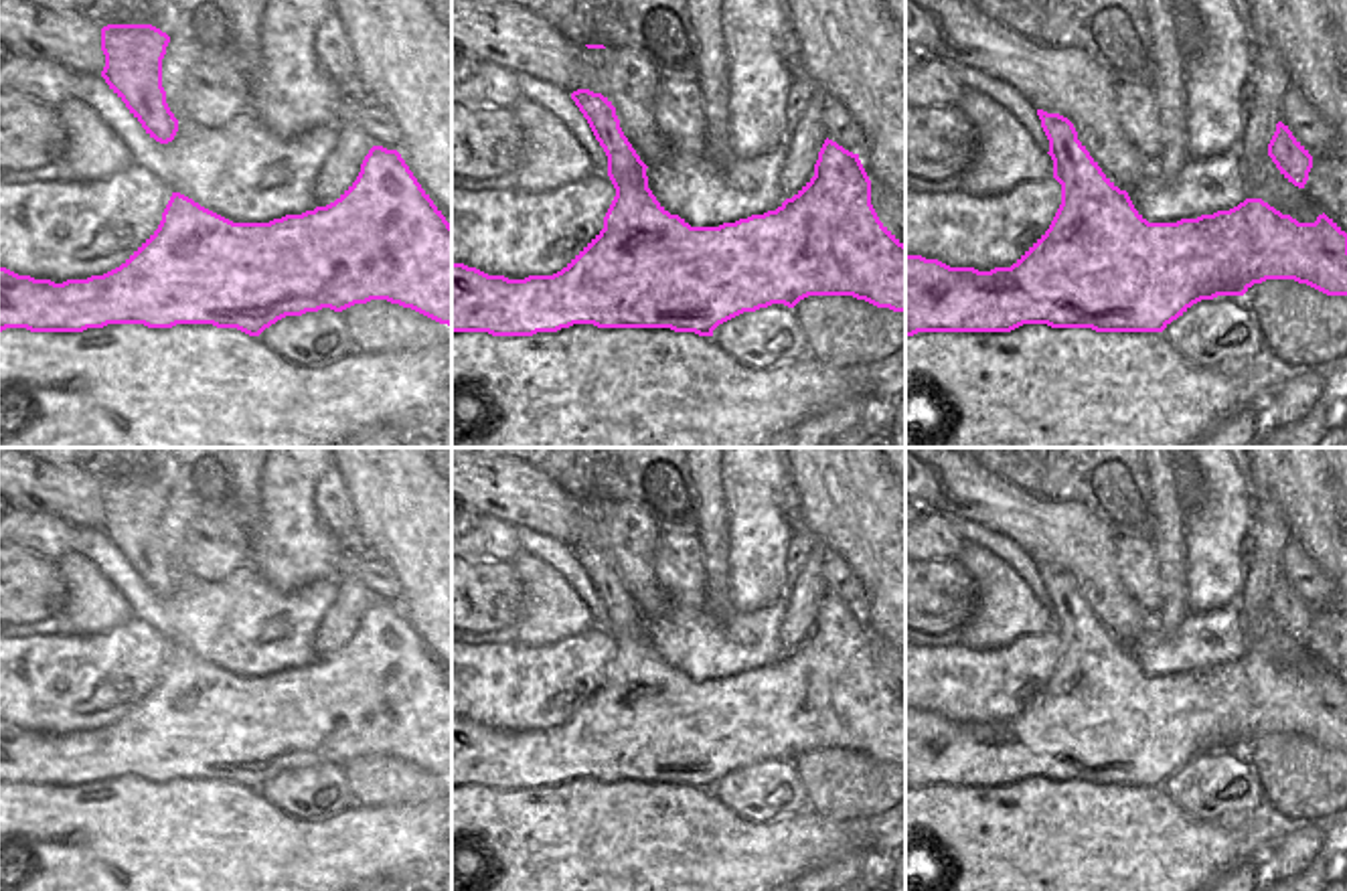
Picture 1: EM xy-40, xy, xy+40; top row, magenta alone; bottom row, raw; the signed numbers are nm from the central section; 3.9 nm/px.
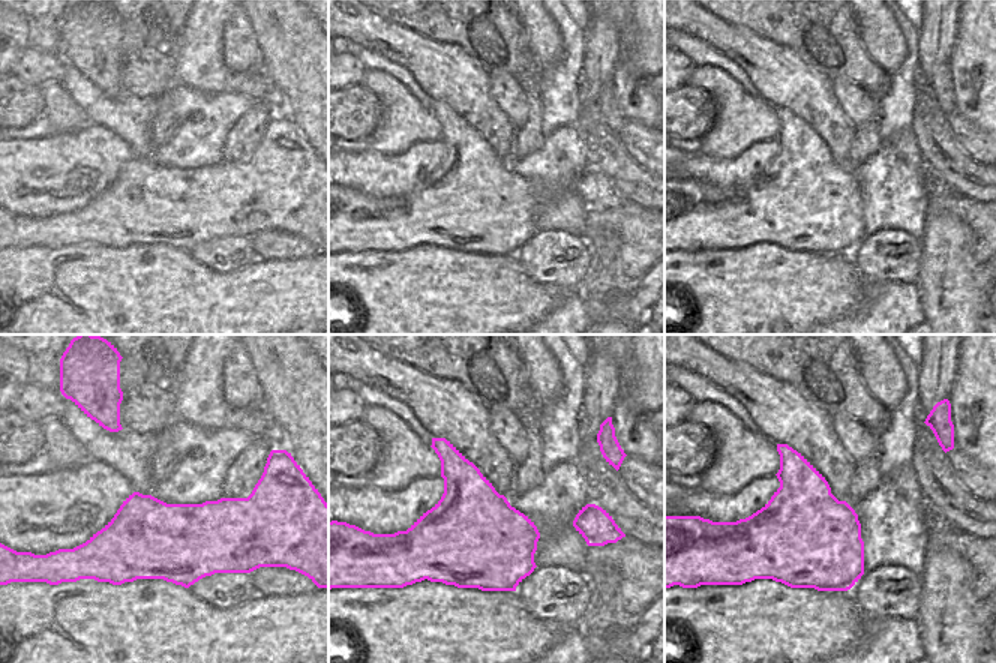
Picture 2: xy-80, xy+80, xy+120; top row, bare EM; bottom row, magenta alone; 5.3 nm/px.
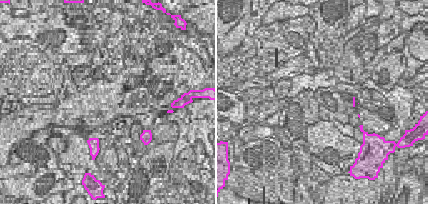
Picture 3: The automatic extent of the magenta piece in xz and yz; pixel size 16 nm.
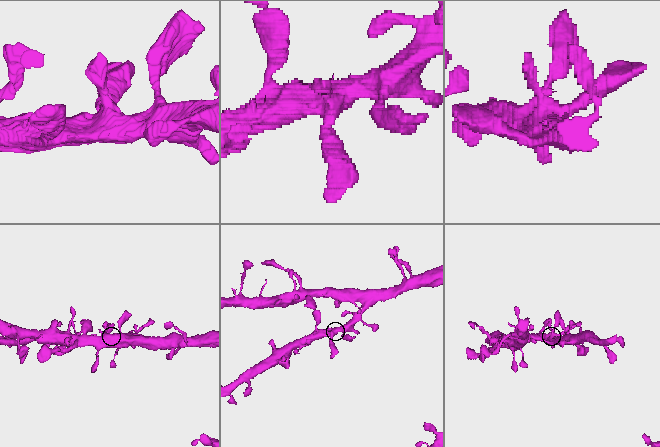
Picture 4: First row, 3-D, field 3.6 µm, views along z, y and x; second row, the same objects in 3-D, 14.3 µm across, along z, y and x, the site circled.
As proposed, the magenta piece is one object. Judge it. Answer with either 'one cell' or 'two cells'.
one cell

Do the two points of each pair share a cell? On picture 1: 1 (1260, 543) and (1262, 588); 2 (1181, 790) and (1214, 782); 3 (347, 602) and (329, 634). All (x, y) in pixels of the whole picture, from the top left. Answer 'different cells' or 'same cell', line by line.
1: same cell
2: same cell
3: same cell

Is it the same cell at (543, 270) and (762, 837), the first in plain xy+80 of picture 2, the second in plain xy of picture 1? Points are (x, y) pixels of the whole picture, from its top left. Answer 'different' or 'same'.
different

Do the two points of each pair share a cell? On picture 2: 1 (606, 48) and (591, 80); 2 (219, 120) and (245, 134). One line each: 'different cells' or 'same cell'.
1: same cell
2: different cells

